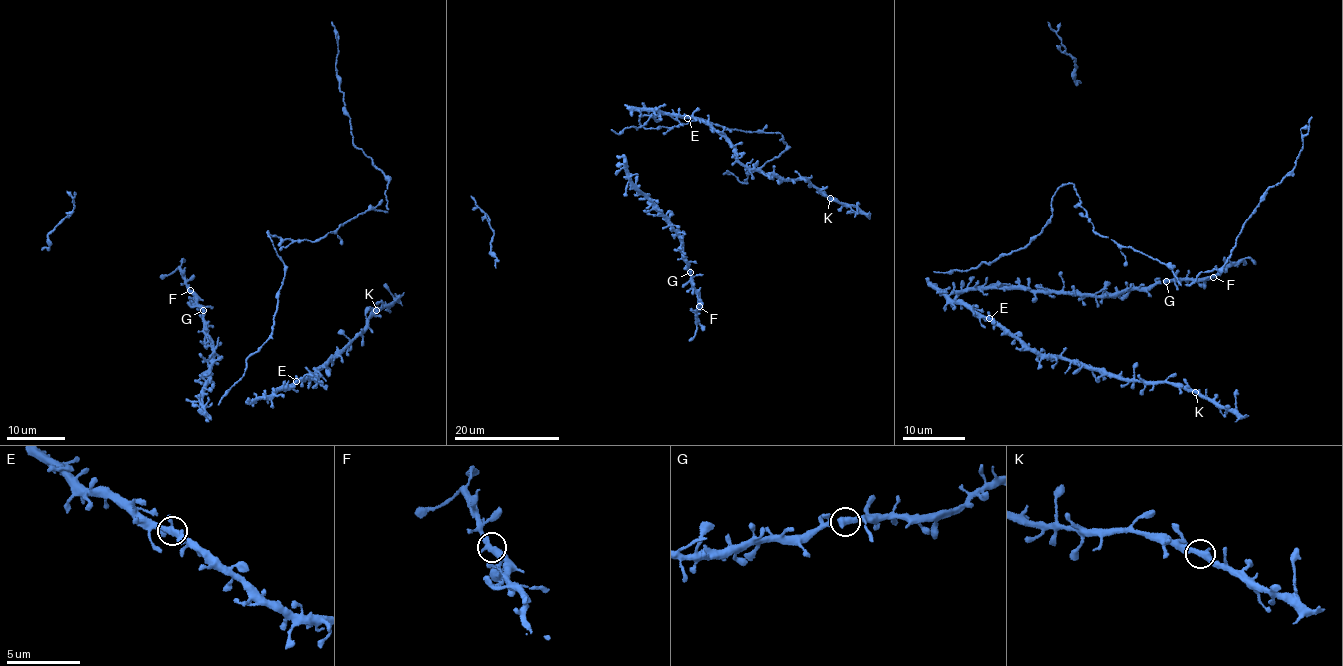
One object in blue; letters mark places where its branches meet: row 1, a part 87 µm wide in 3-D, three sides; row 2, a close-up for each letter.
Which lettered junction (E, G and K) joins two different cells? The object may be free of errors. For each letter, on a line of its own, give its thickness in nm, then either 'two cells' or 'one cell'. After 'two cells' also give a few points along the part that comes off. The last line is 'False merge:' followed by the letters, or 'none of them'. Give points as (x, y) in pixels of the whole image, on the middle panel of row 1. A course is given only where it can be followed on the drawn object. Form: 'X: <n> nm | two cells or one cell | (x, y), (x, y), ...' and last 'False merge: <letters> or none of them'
E: 360 nm | one cell
G: 360 nm | one cell
K: 400 nm | one cell
False merge: none of them

